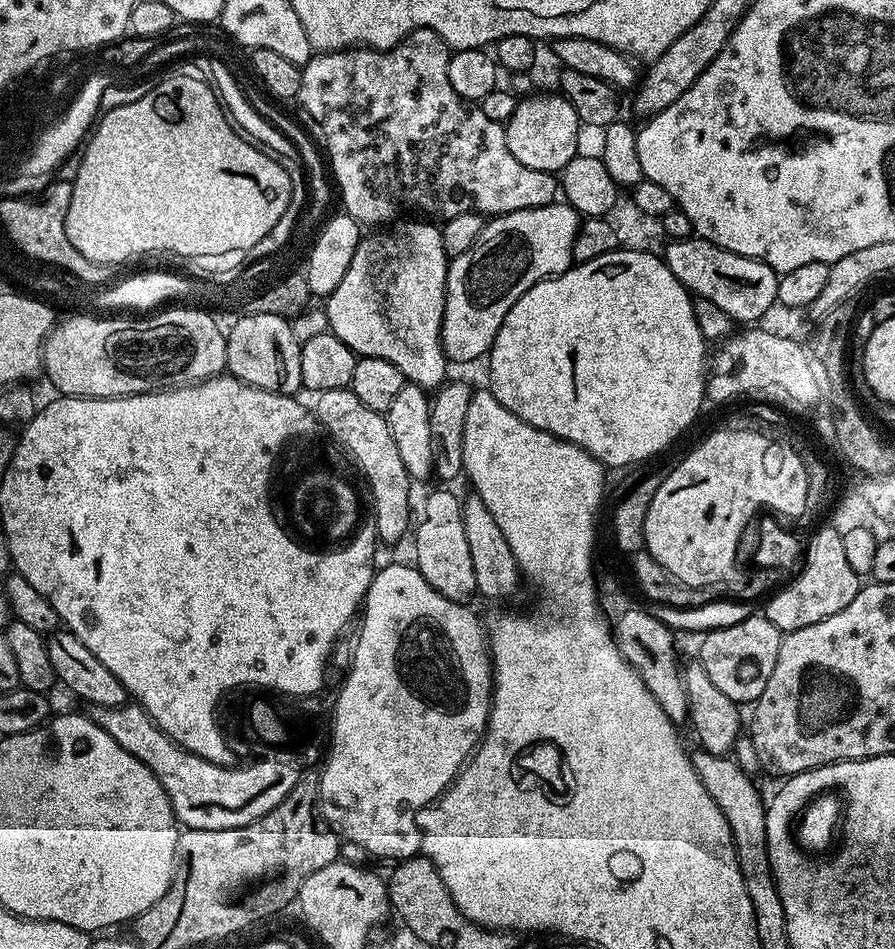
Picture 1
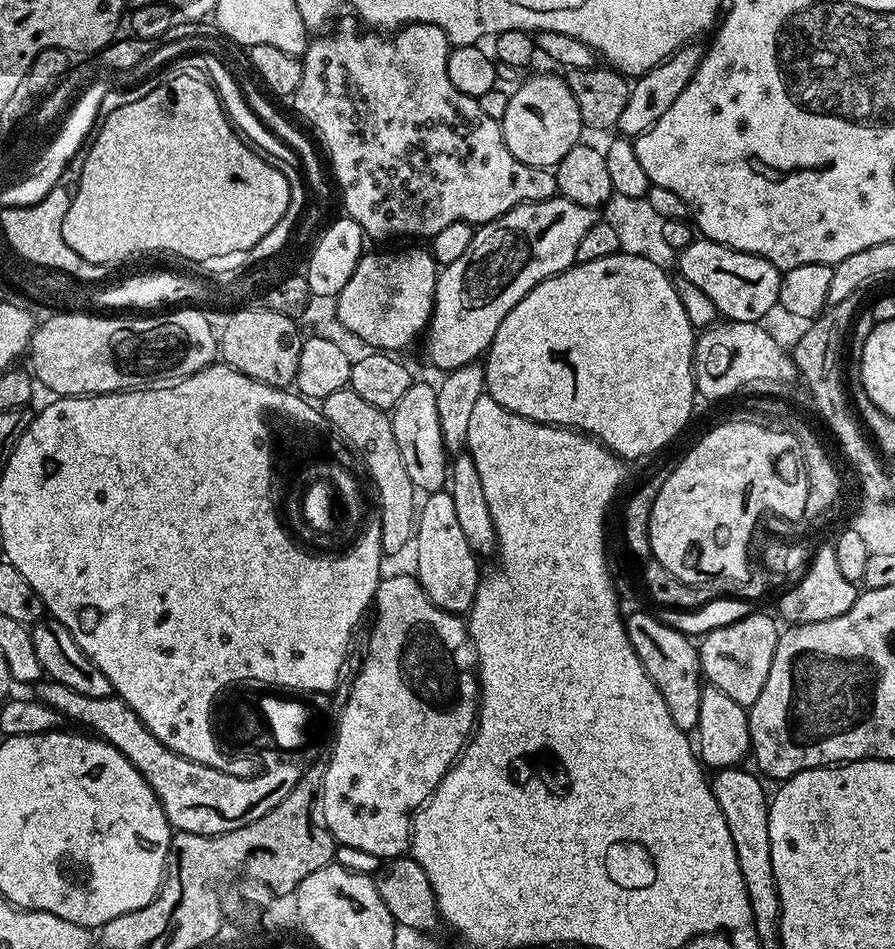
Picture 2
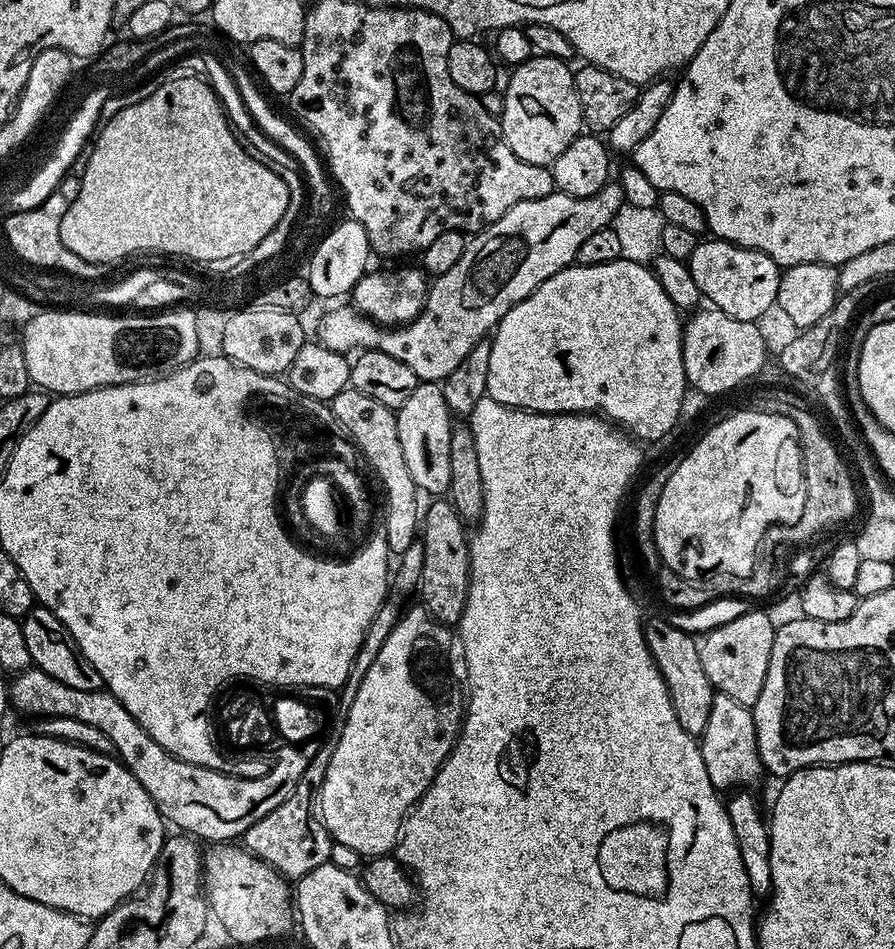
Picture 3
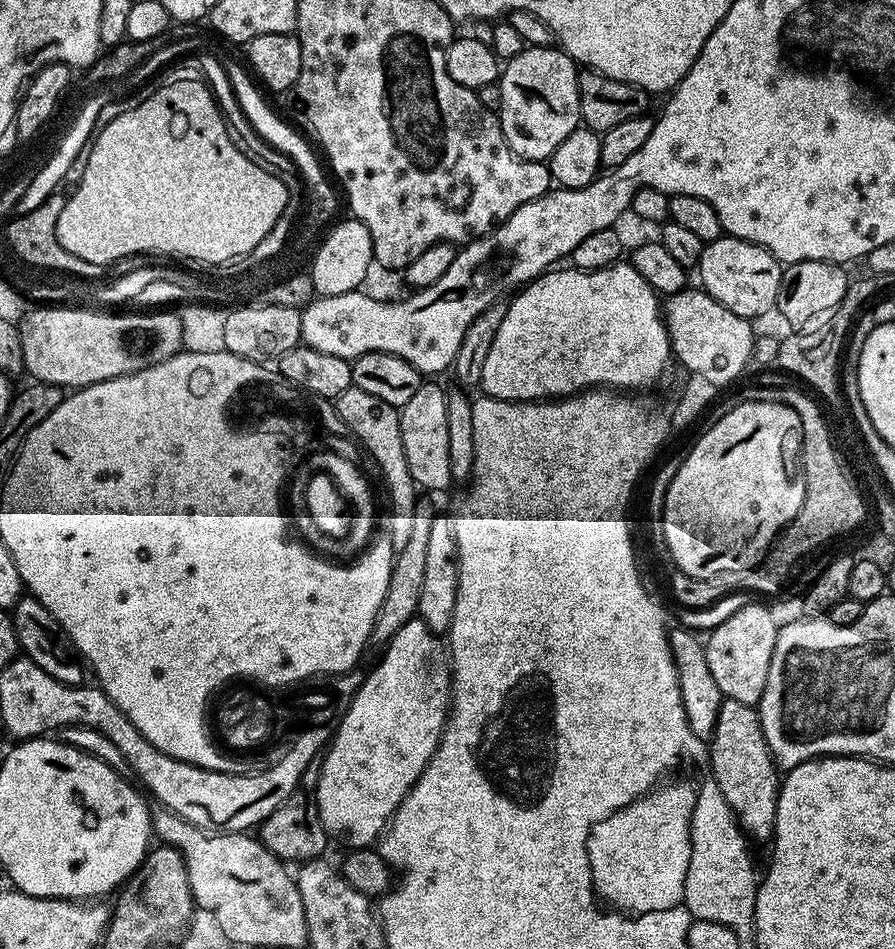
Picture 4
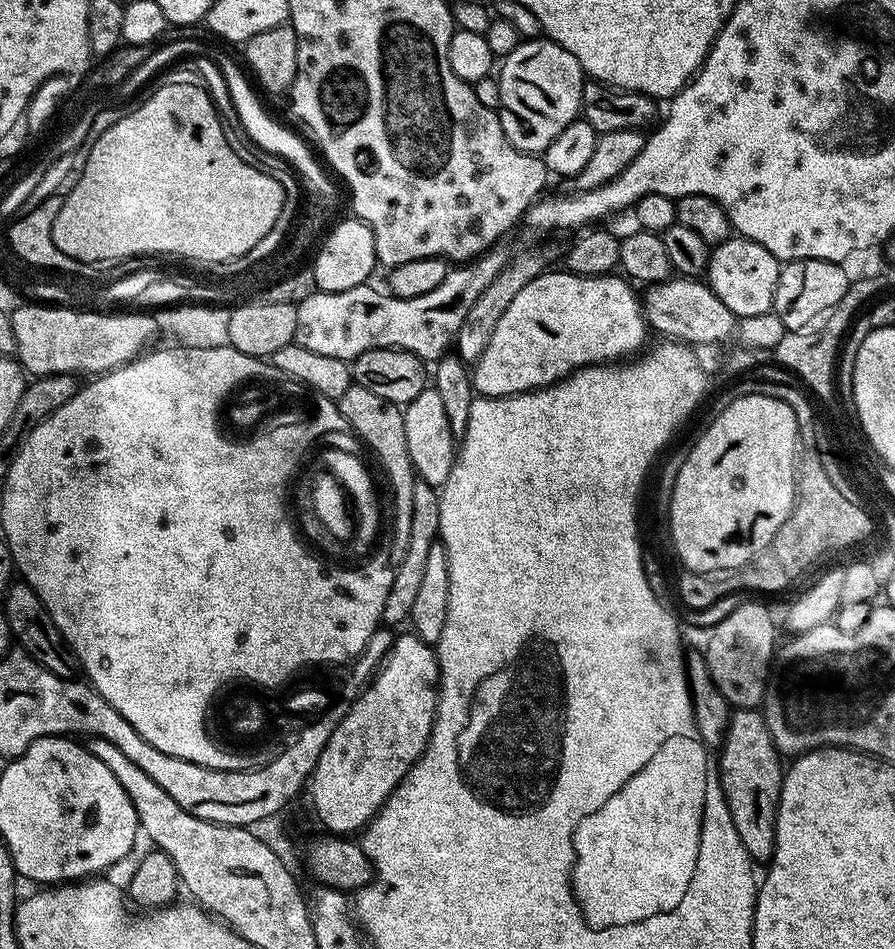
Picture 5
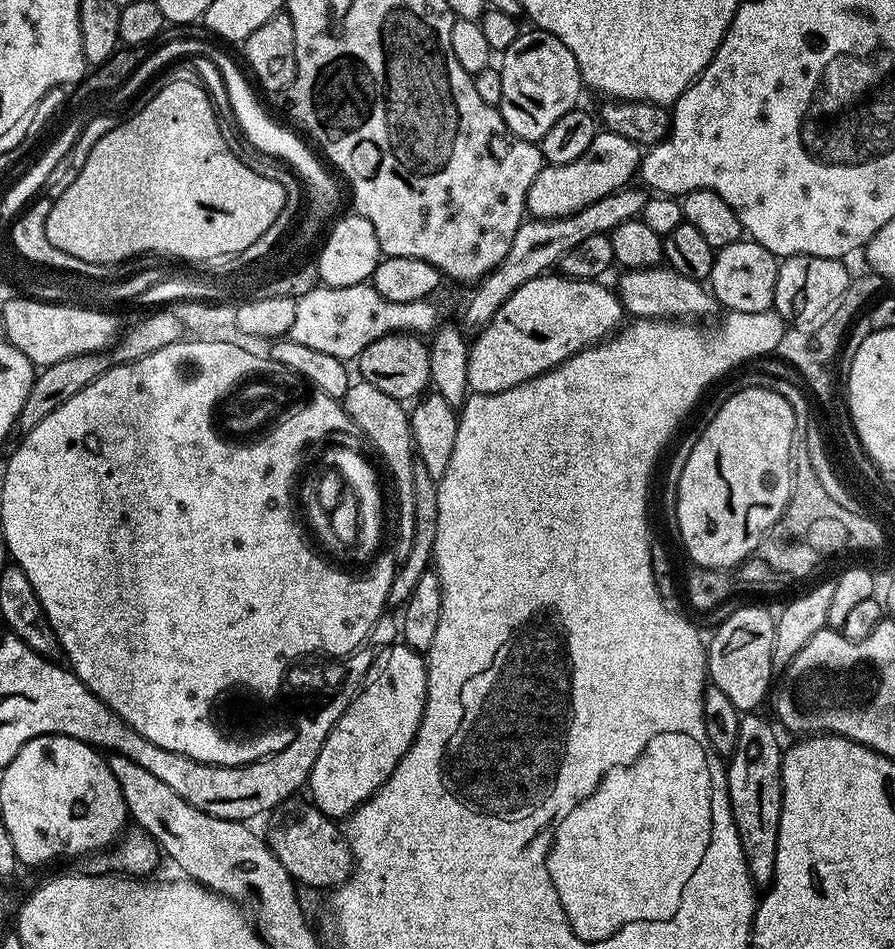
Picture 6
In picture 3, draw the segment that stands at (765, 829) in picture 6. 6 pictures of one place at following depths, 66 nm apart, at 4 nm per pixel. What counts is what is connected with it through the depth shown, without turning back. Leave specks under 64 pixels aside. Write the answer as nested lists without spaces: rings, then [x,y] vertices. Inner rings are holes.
[[[717,692],[710,706],[710,719],[706,722],[704,735],[699,737],[702,762],[706,762],[706,774],[717,790],[748,790],[765,775],[764,763],[760,761],[758,734],[754,726],[752,709],[742,702],[734,702],[730,694]]]

